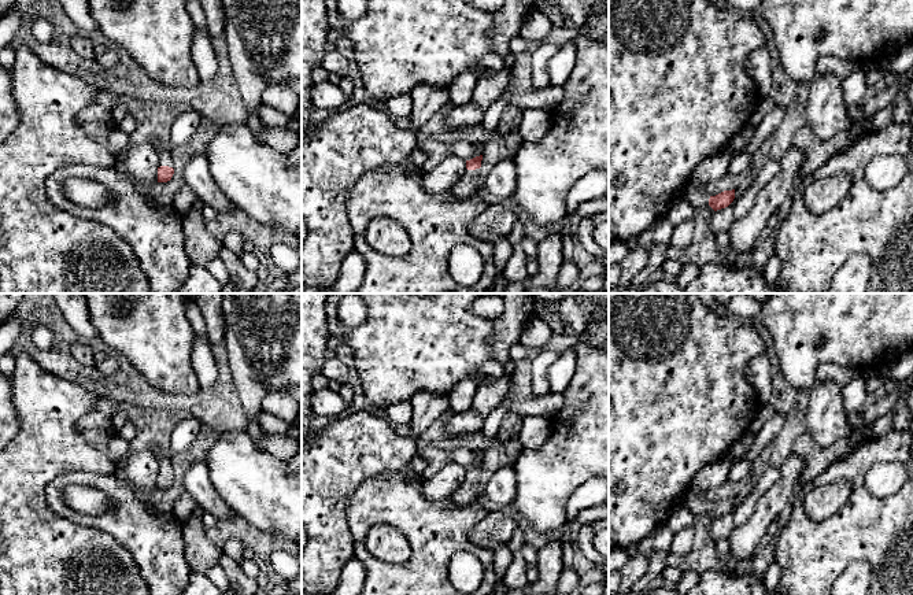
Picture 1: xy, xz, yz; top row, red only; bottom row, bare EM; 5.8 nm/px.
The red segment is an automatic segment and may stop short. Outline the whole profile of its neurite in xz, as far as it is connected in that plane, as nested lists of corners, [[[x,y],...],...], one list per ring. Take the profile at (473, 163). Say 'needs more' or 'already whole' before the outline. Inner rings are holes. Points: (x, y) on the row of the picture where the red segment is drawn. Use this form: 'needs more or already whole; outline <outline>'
needs more; outline [[[483,155],[466,160],[466,170],[461,180],[452,186],[452,193],[458,197],[469,197],[480,193],[478,182]]]

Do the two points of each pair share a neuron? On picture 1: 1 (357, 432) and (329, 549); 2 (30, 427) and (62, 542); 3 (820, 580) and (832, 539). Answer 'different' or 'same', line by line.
1: same
2: same
3: same

